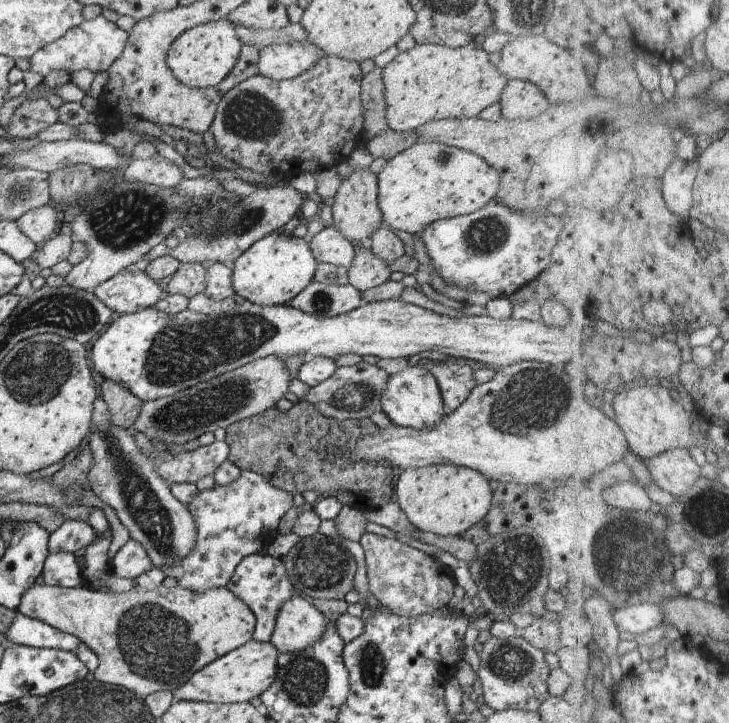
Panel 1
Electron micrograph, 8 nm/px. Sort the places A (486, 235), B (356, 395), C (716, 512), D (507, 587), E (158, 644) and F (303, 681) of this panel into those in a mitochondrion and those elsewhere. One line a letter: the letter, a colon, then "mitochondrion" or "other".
A: mitochondrion
B: mitochondrion
C: mitochondrion
D: mitochondrion
E: mitochondrion
F: mitochondrion

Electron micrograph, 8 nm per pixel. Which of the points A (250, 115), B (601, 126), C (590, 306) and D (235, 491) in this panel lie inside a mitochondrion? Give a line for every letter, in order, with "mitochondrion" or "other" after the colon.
A: mitochondrion
B: other
C: other
D: other

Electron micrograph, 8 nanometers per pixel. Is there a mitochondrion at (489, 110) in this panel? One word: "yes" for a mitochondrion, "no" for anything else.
no

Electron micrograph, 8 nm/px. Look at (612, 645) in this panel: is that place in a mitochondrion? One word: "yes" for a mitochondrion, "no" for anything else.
no

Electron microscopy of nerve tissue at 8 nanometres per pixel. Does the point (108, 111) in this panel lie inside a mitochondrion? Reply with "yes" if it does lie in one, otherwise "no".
no

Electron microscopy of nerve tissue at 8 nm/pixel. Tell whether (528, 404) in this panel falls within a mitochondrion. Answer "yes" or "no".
yes

